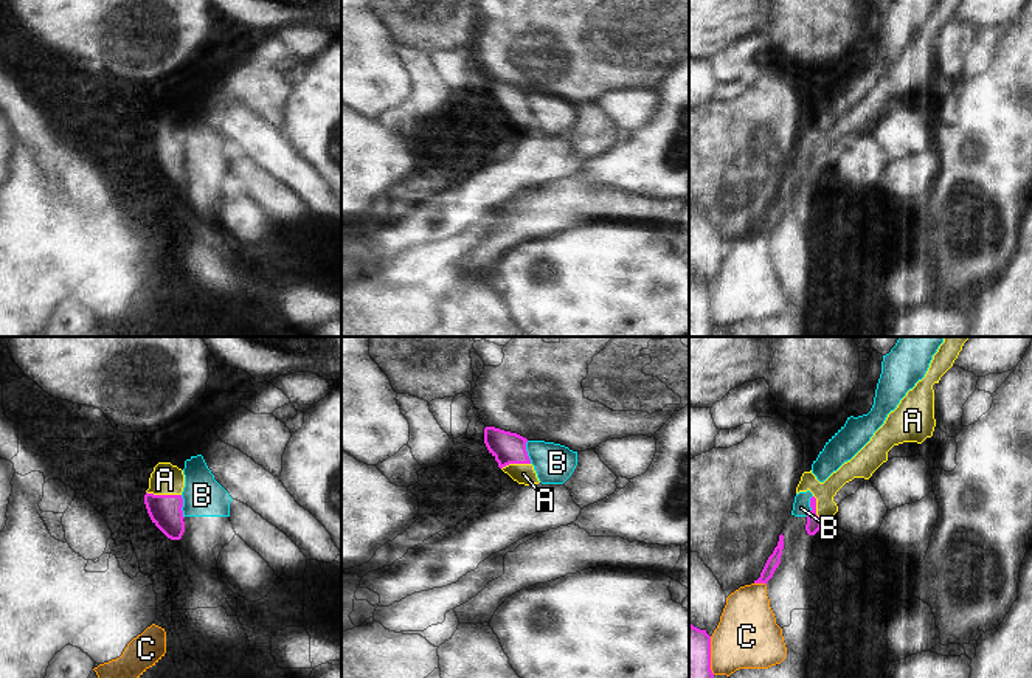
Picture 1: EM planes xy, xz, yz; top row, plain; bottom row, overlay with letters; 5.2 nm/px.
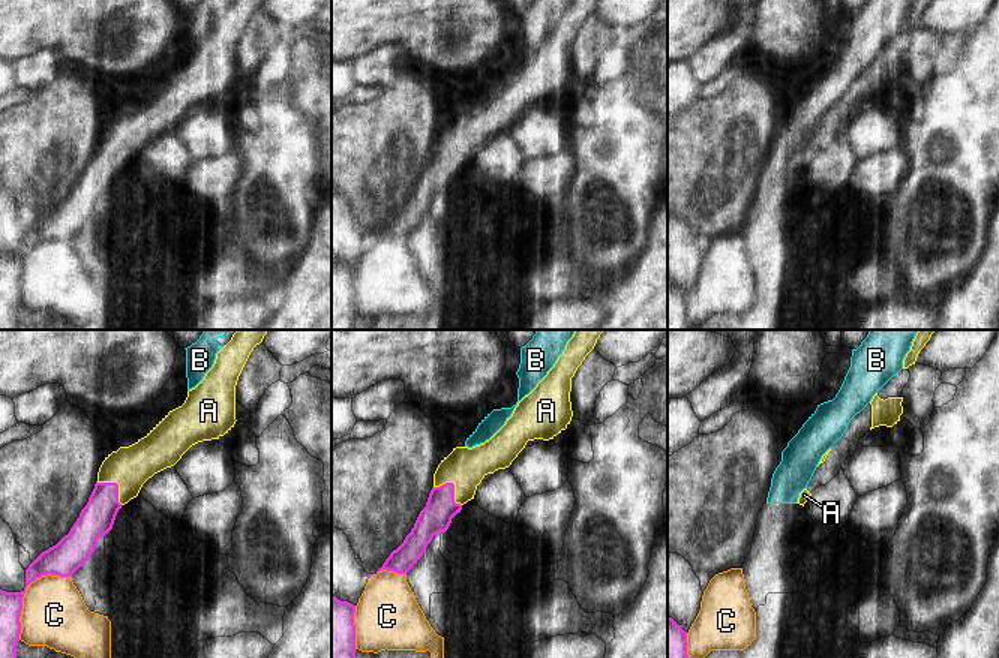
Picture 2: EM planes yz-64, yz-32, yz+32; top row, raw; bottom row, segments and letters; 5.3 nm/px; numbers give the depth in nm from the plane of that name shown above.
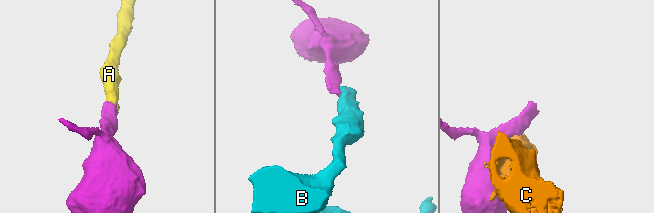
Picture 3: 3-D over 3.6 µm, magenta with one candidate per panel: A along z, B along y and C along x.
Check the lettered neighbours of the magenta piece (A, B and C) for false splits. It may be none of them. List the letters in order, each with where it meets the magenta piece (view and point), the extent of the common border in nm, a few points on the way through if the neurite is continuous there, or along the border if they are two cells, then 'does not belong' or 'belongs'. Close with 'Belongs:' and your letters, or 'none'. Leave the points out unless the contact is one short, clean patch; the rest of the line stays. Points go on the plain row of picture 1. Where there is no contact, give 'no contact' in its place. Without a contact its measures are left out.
A: contact xy (163, 148); length 190 nm; way xy (165, 163), (163, 148), (165, 132); belongs
B: contact xz (526, 104); length 120 nm; border xz (526, 93), (526, 107), (531, 115); does not belong
C: contact yz (761, 235); length 70 nm; does not belong
Belongs: A

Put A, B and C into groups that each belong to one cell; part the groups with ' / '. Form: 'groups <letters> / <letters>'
groups A / B / C

